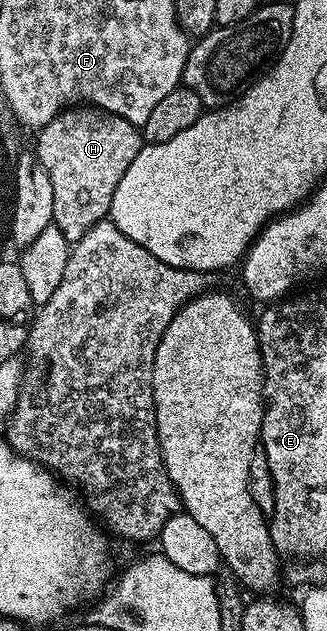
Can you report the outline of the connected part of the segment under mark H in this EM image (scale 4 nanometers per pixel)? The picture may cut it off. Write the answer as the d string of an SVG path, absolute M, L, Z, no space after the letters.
M81 105L64 109L48 125L38 130L37 137L39 137L39 142L33 146L33 152L38 157L41 167L45 167L45 171L49 175L49 183L53 183L53 223L59 228L61 235L65 235L68 243L81 240L91 227L97 224L97 222L104 220L110 214L111 204L113 203L113 191L117 191L117 183L121 183L121 175L125 175L125 171L129 171L129 163L133 163L133 159L137 159L137 155L141 152L145 144L145 138L139 133L142 133L140 126L121 119L121 115L117 115L116 113L110 113L104 109L96 109L94 105Z

